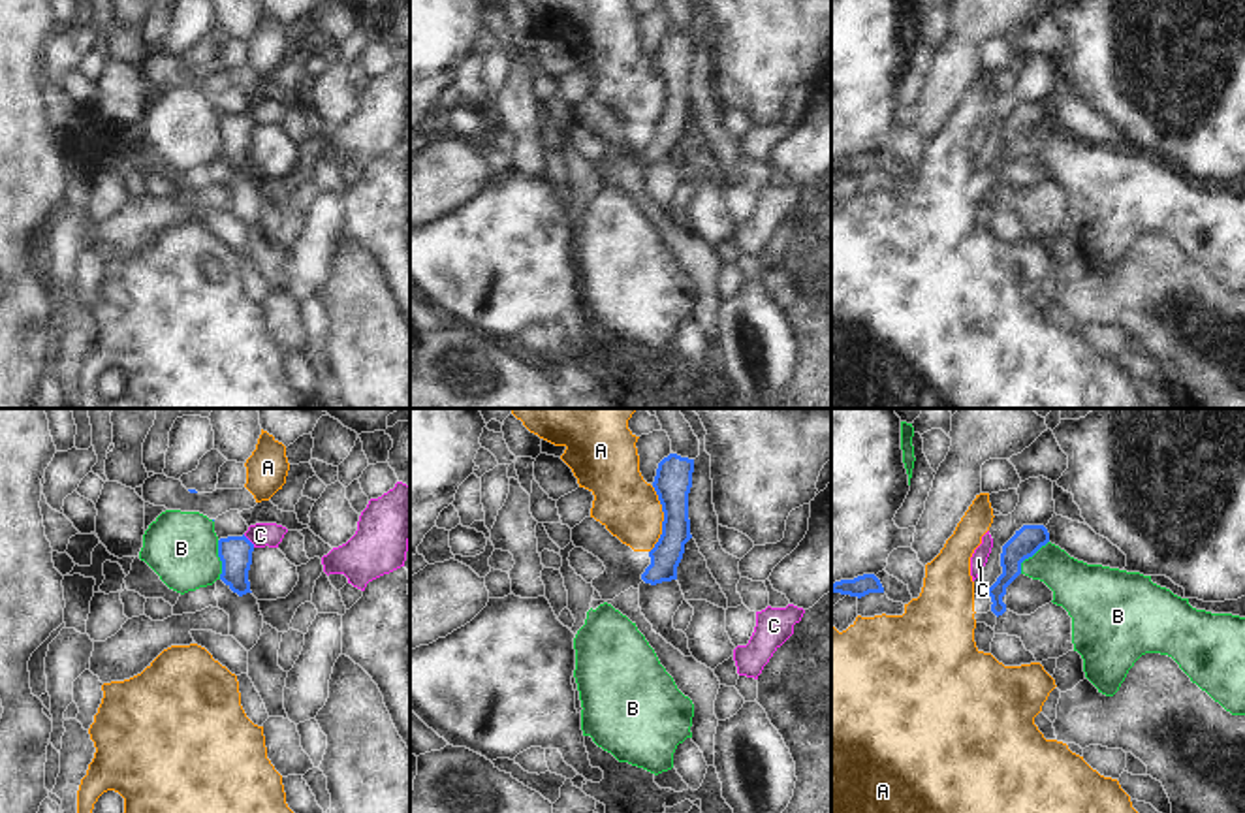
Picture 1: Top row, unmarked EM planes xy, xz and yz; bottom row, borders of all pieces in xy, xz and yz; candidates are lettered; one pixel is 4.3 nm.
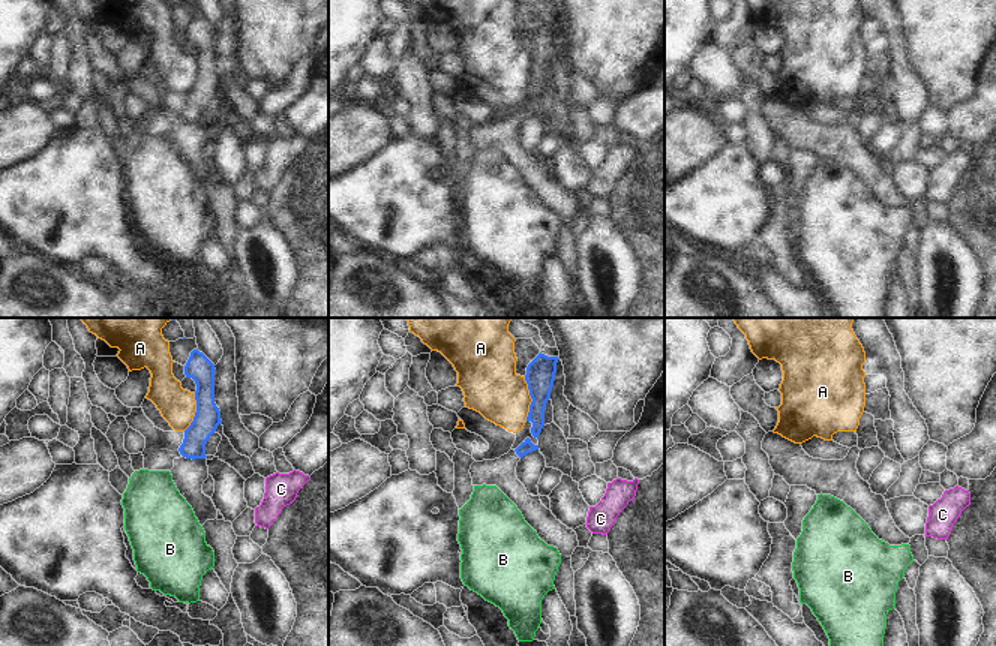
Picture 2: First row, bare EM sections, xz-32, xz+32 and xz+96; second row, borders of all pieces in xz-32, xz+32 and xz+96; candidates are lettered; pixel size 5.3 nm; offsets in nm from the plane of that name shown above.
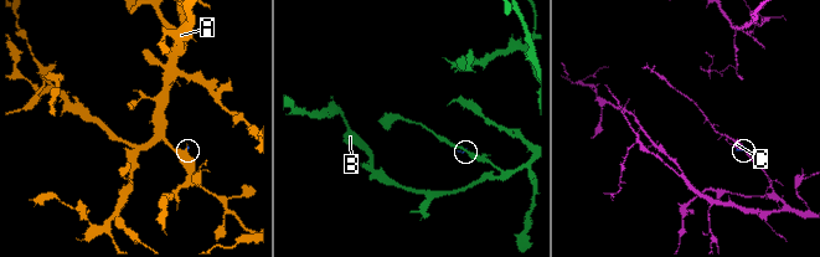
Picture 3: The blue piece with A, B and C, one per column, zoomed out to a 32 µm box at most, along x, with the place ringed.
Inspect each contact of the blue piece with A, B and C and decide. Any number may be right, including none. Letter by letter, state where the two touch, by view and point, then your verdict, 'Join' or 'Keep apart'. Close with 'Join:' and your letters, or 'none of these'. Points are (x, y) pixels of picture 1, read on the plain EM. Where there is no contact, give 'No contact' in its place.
A: Touches blue at xz (664, 98). Keep apart
B: Touches blue at xy (220, 138). Keep apart
C: Touches blue at xy (249, 119). Keep apart
Join: none of these

